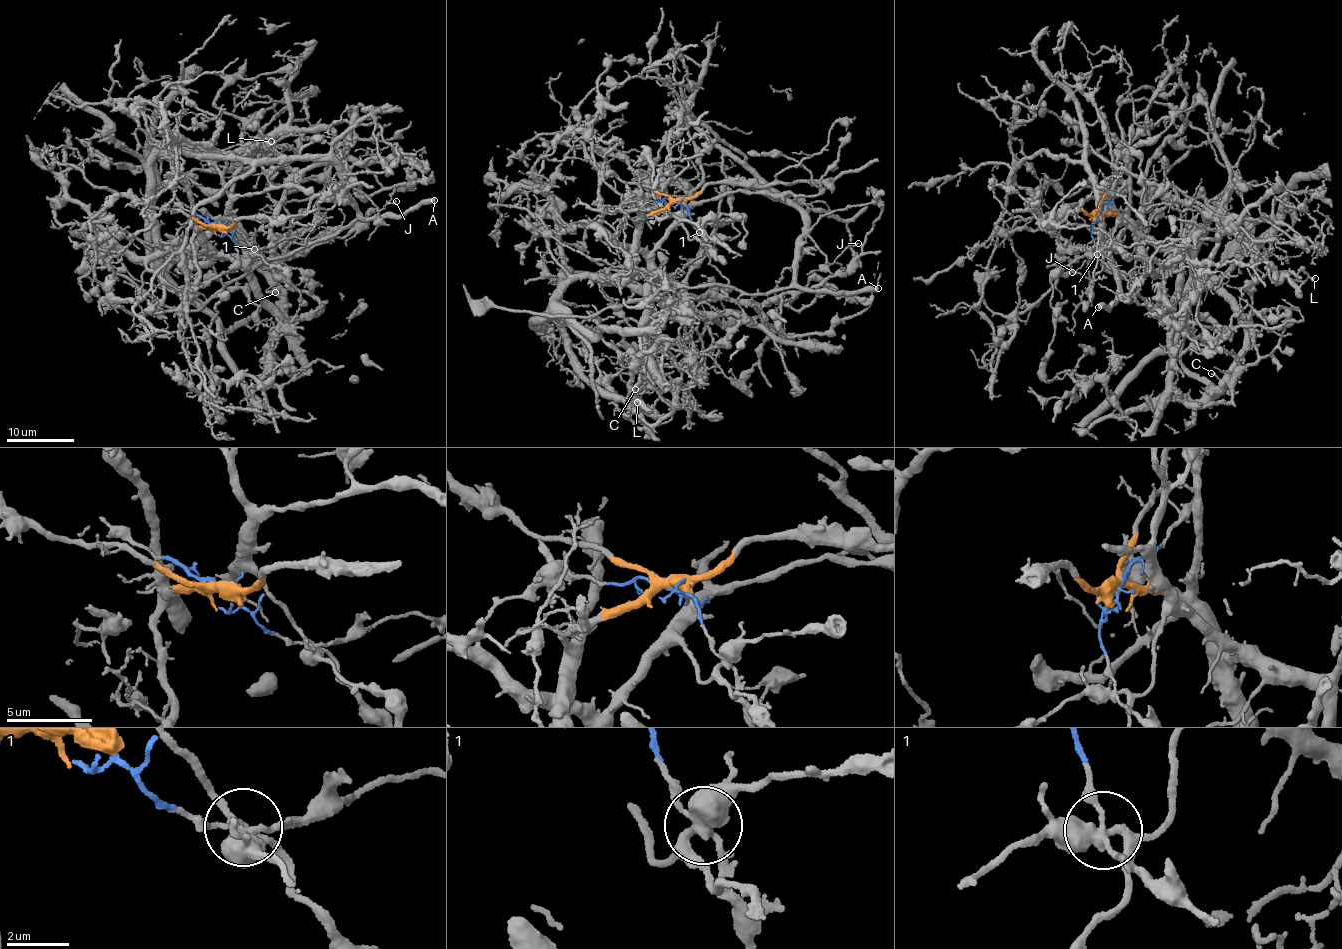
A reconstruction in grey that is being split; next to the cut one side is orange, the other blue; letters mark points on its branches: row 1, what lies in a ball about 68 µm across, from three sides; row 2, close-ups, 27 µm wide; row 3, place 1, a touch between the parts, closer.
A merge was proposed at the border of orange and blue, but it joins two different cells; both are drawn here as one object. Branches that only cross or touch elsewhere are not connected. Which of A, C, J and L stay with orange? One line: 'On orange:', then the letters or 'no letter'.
On orange: C, L

